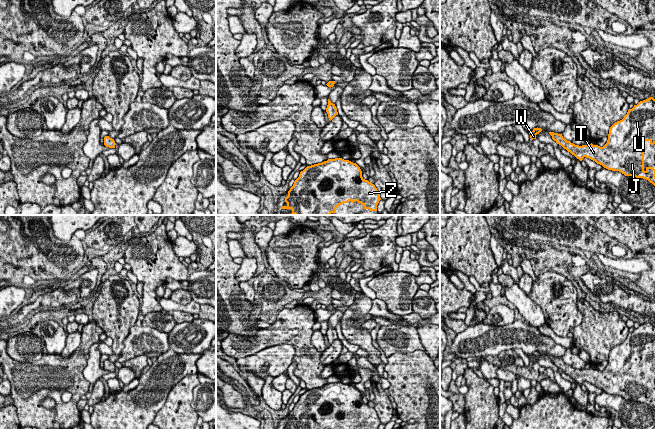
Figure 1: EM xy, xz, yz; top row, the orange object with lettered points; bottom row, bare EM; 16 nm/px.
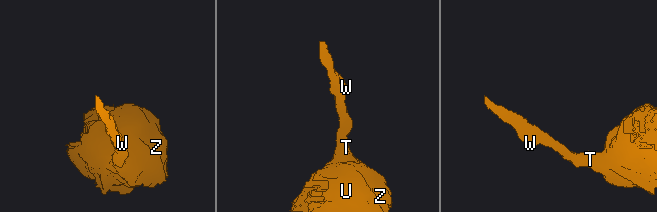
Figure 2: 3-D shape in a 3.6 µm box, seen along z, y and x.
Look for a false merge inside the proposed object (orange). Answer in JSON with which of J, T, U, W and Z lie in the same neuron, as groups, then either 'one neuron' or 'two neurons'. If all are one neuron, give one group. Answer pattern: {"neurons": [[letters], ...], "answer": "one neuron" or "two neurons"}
{"neurons": [["J", "T", "U", "W", "Z"]], "answer": "one neuron"}

